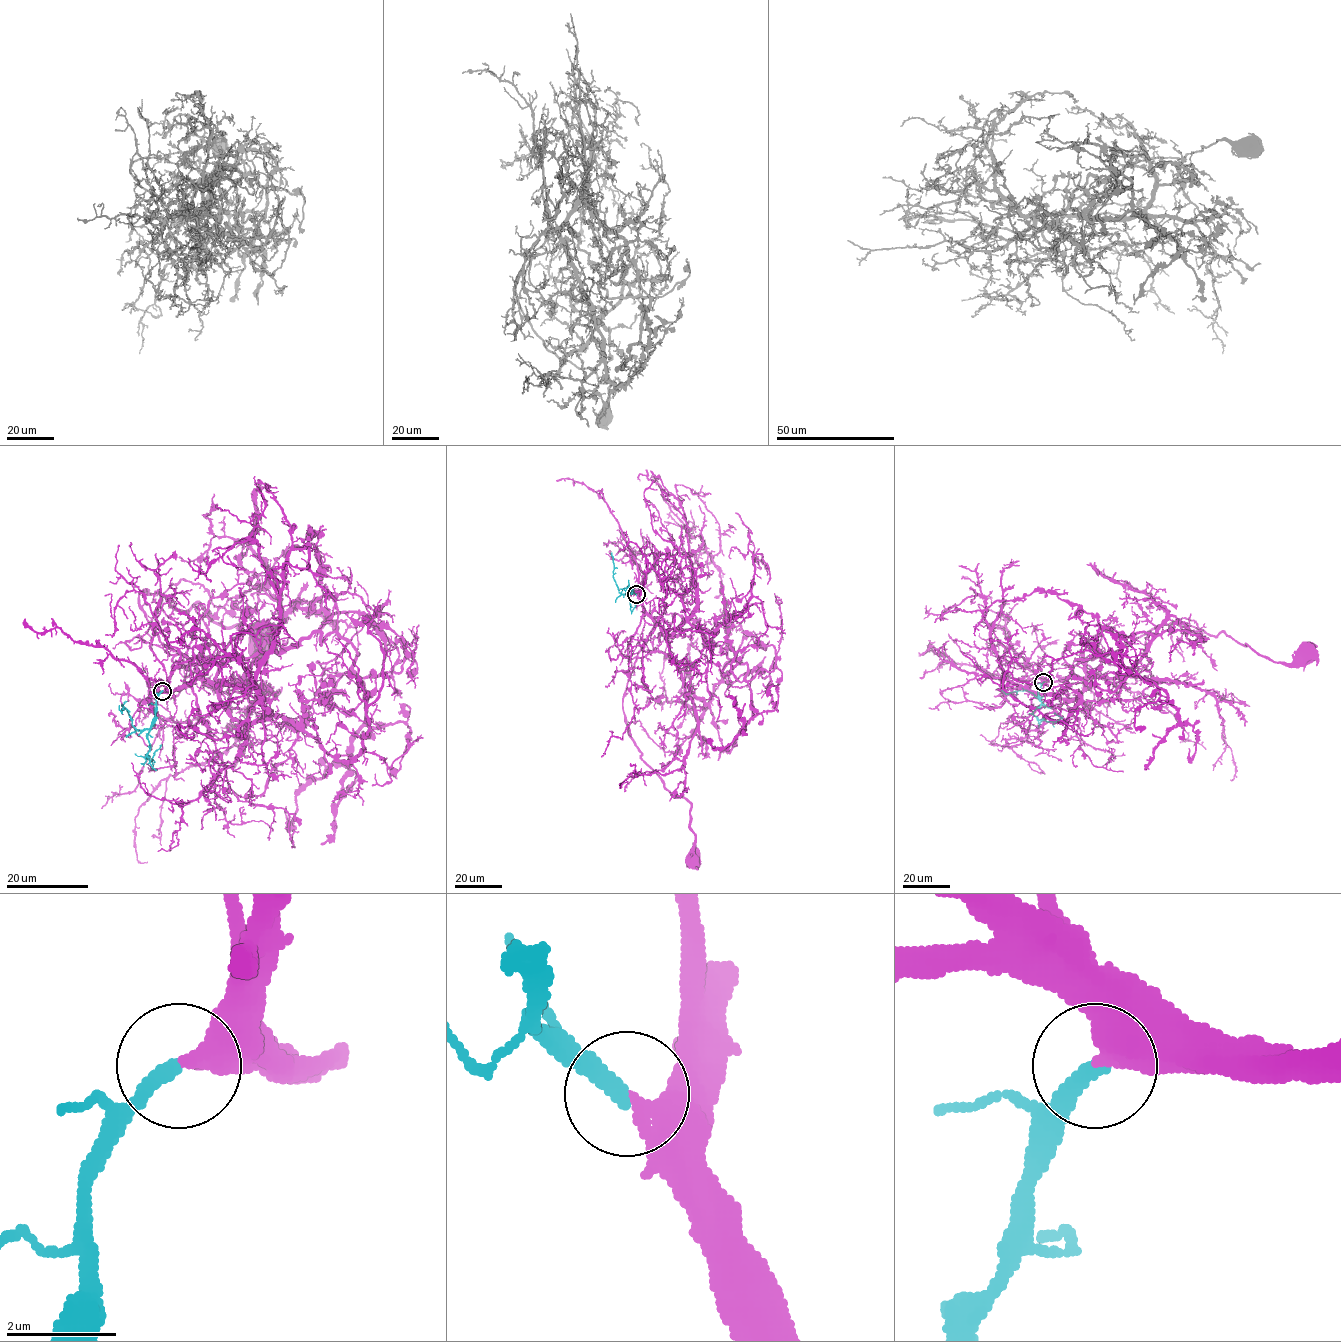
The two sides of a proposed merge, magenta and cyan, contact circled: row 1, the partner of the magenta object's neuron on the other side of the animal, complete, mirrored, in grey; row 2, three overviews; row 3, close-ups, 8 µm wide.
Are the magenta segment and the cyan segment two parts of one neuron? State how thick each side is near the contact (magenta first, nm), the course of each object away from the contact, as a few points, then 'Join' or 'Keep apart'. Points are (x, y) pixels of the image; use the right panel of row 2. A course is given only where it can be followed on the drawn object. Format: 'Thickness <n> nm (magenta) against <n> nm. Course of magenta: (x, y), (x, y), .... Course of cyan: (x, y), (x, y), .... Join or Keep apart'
Thickness 360 nm (magenta) against 320 nm. Course of magenta: (1043, 682), (1064, 679), (1077, 664), (1109, 655), (1162, 625), (1224, 632), (1275, 662), (1295, 663), (1309, 652). Course of cyan: (1043, 682), (1038, 692), (1043, 704), (1026, 690), (1005, 693), (1001, 690). Join

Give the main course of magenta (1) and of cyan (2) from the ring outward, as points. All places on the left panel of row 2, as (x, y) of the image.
1: (162, 691), (186, 687), (196, 665), (159, 640), (141, 591), (246, 625), (265, 658), (261, 639)
2: (162, 691), (156, 699), (155, 721), (149, 729), (137, 730), (119, 705)

